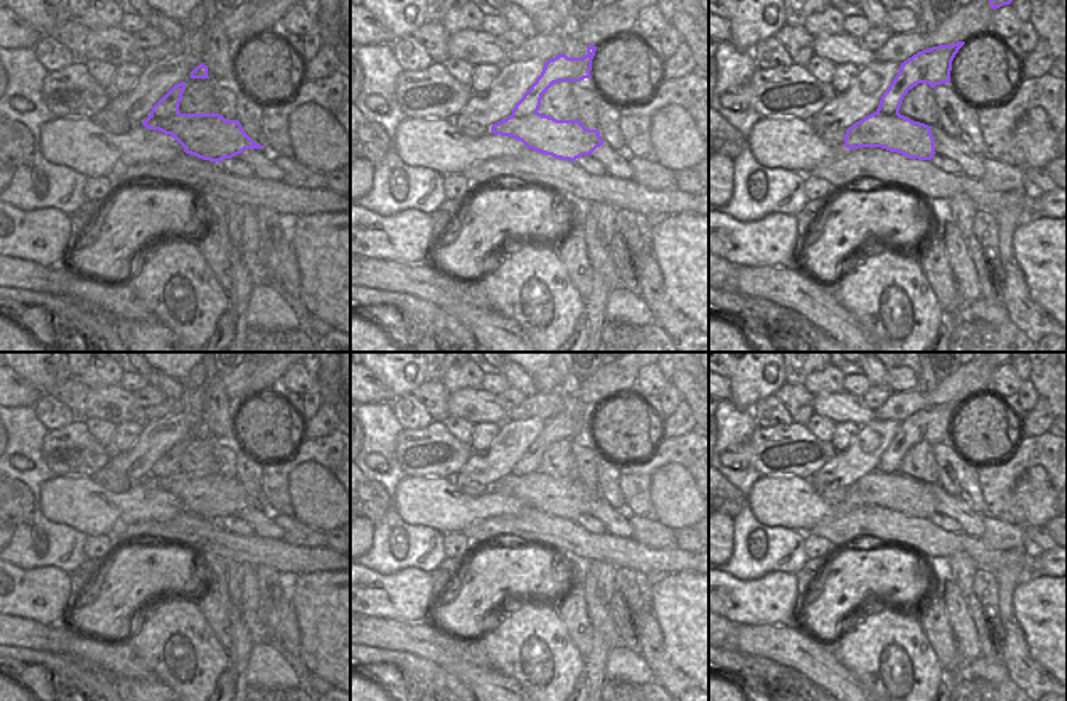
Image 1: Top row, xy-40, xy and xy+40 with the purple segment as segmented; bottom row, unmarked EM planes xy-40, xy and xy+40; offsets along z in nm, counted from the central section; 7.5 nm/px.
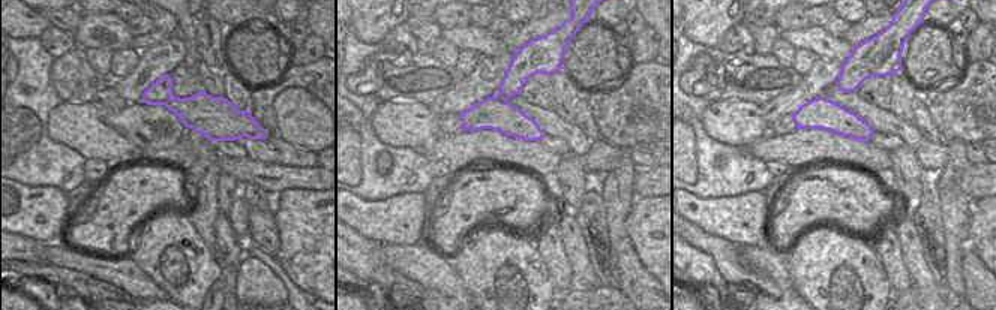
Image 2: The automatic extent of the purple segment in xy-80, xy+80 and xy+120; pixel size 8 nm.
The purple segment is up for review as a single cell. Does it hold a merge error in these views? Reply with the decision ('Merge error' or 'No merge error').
Merge error

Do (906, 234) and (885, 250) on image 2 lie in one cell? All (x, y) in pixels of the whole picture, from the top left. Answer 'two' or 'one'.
two

